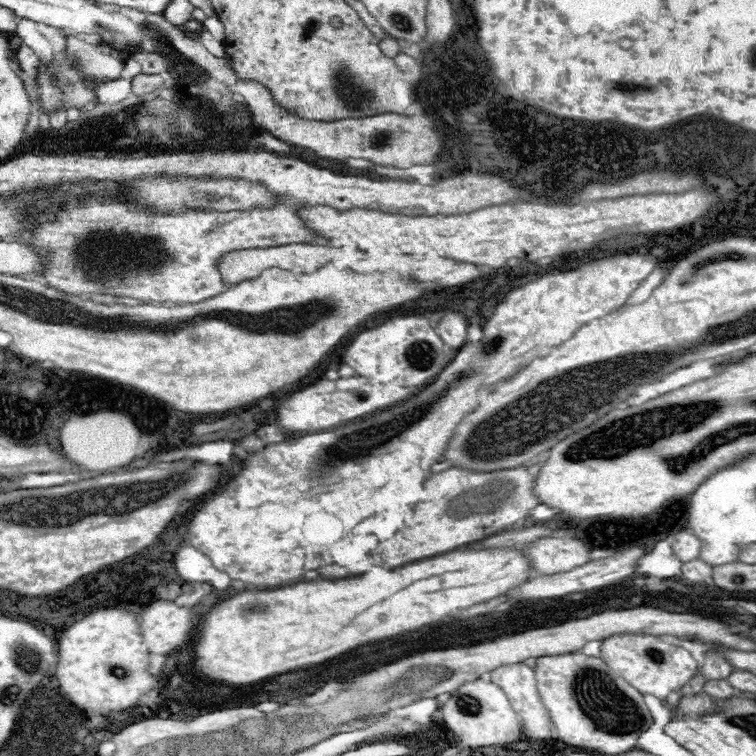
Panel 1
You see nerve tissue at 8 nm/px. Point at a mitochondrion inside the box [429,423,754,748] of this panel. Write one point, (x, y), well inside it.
(612, 710)

